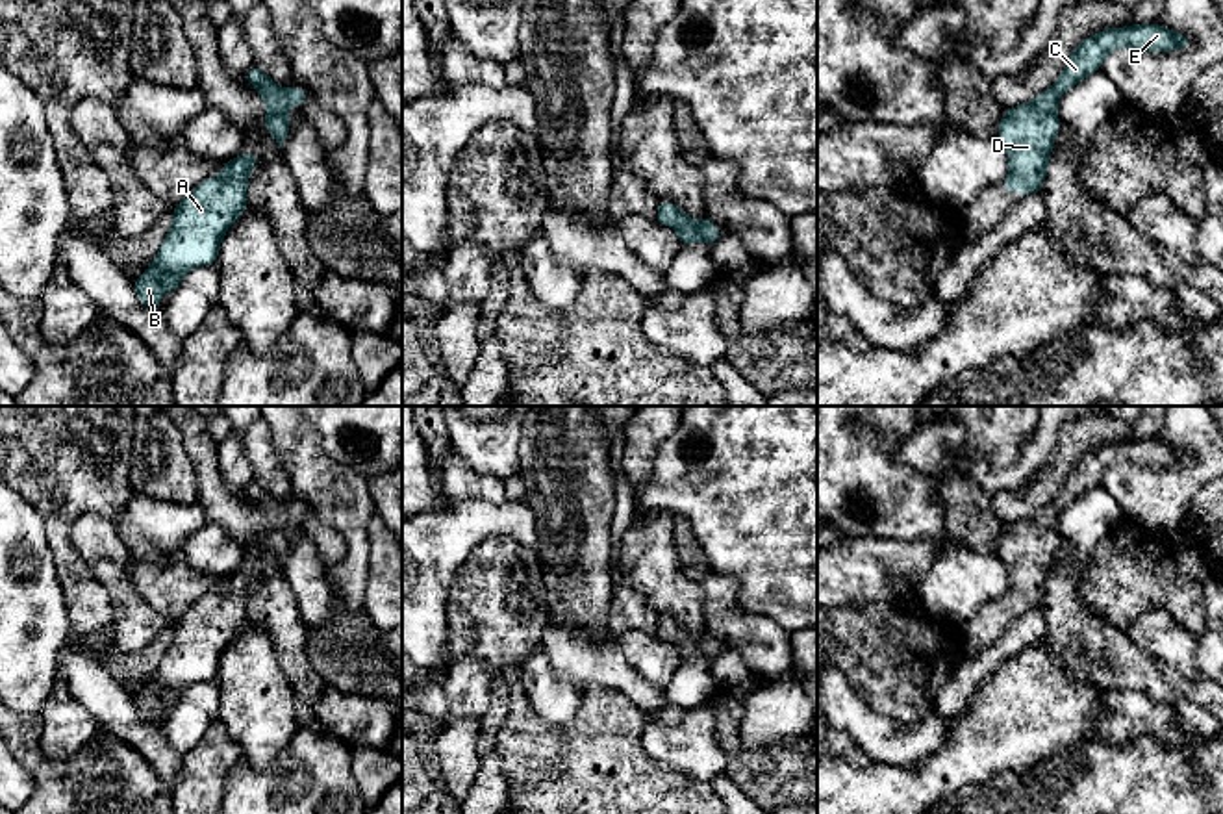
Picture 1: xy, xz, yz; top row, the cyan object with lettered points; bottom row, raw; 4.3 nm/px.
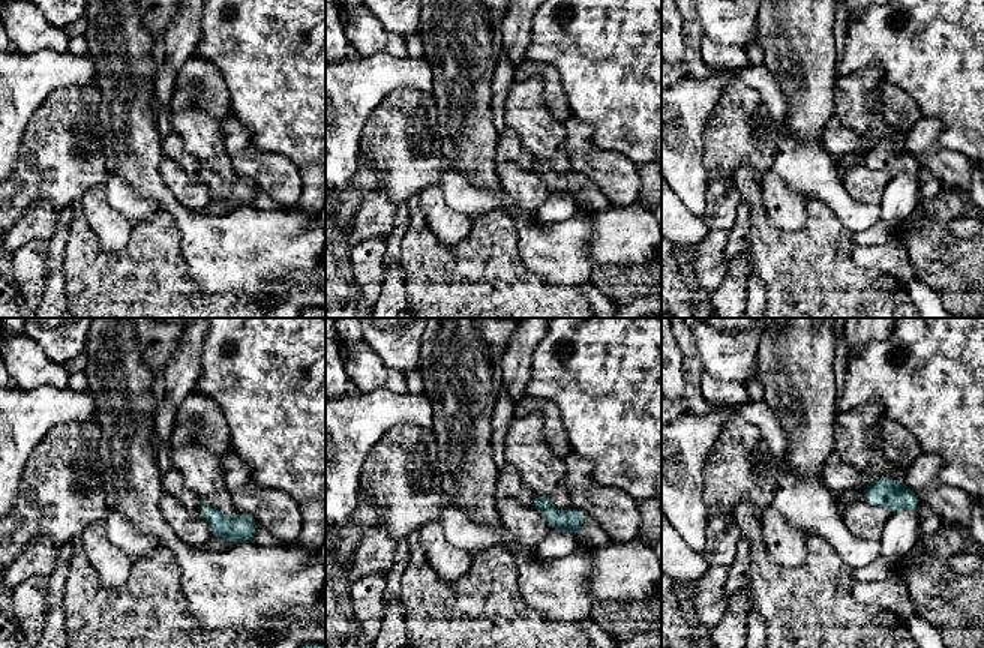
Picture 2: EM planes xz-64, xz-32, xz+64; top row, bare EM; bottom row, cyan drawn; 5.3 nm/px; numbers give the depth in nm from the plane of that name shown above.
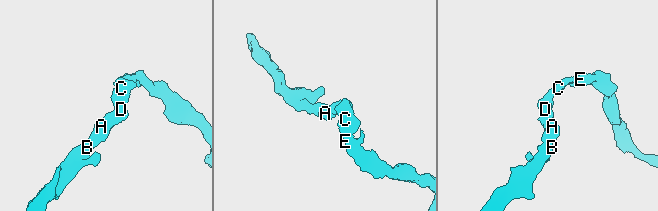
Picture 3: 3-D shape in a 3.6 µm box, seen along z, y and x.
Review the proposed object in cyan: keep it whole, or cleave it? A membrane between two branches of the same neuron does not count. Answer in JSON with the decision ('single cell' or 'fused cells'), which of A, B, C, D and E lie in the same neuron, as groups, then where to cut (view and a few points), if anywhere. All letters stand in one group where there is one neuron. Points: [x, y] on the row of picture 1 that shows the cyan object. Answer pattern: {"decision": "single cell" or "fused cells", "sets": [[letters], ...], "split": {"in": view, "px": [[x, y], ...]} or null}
{"decision": "single cell", "sets": [["A", "B", "C", "D", "E"]], "split": null}

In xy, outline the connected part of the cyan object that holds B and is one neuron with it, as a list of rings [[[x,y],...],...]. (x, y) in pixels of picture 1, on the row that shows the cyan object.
[[[248,150],[222,163],[222,176],[204,180],[172,208],[174,223],[152,265],[133,280],[133,289],[146,308],[159,310],[159,297],[180,287],[187,271],[215,267],[226,230],[248,211],[248,172],[258,165],[256,154]]]

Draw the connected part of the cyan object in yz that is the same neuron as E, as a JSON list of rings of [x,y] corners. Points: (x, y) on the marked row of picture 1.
[[[1156,22],[1106,28],[1084,39],[1069,56],[1056,83],[1032,102],[1004,111],[999,124],[999,143],[1008,154],[1010,172],[999,184],[1021,197],[1040,193],[1051,159],[1053,143],[1060,128],[1058,98],[1082,78],[1101,70],[1103,59],[1114,50],[1132,46],[1147,52],[1180,50],[1191,39]]]

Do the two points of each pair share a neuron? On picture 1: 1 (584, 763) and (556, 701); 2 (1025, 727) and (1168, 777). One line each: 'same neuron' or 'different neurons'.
1: different neurons
2: different neurons

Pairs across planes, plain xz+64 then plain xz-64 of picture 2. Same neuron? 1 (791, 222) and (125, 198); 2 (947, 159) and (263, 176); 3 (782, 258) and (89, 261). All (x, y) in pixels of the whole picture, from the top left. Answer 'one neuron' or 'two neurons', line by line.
1: two neurons
2: one neuron
3: one neuron

